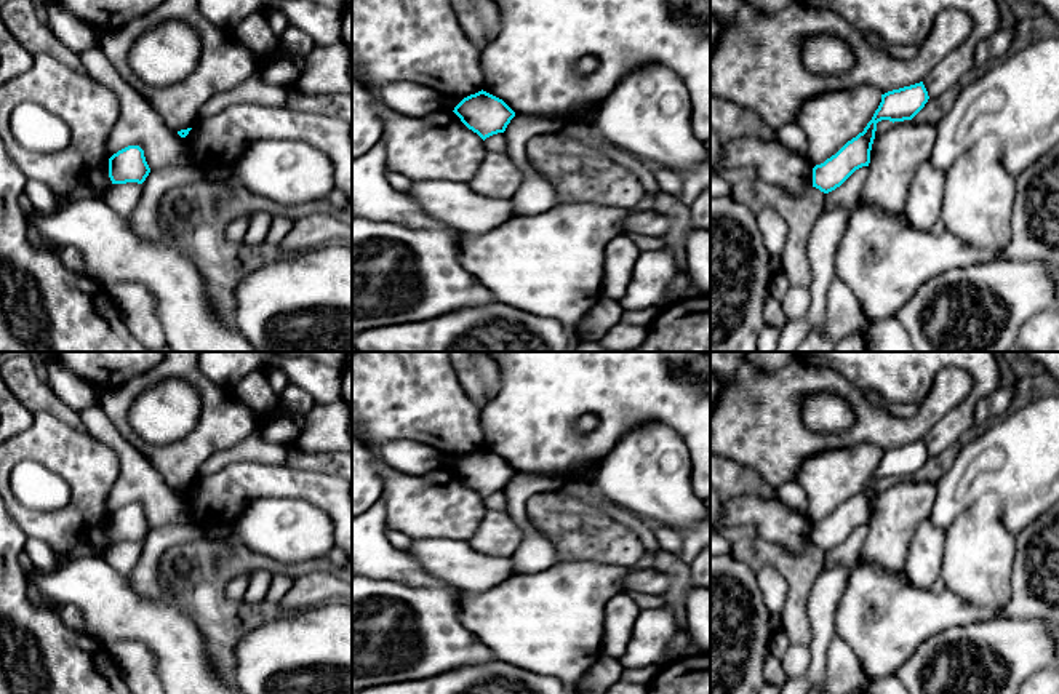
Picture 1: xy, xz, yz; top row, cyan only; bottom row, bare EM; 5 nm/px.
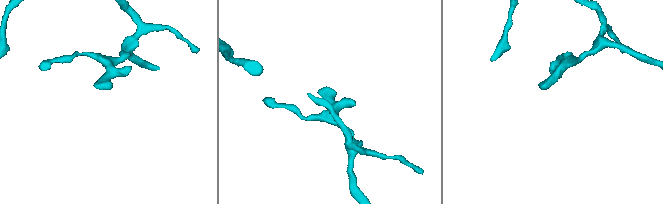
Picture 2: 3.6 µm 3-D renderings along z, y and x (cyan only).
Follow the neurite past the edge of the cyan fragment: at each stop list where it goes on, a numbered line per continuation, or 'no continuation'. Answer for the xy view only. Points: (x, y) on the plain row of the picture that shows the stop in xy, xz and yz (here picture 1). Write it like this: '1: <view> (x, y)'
no continuation

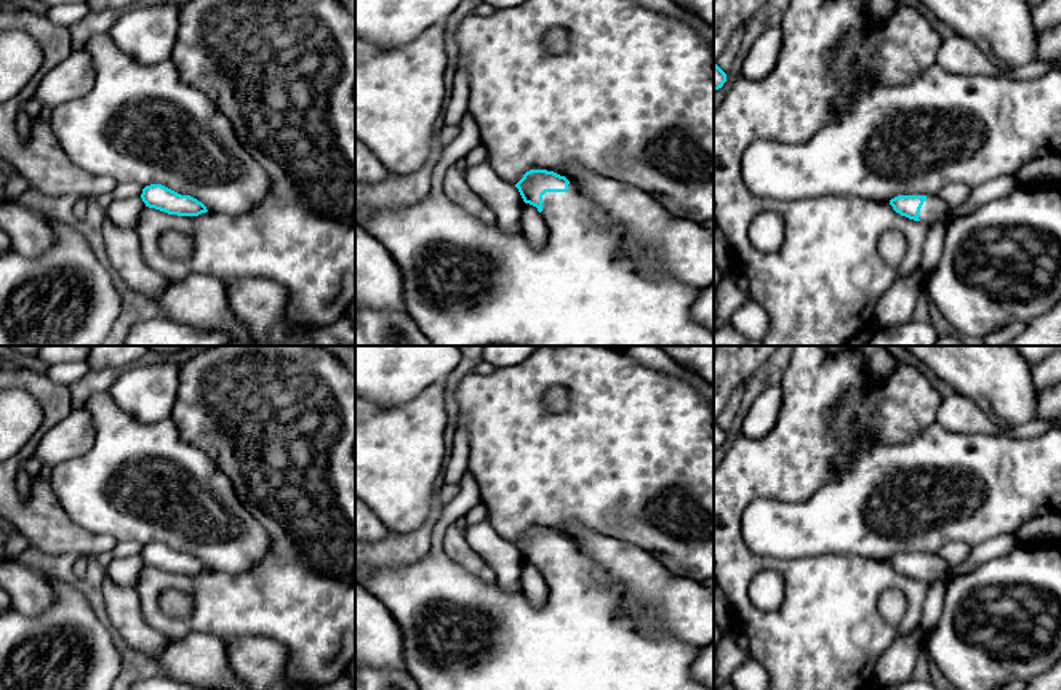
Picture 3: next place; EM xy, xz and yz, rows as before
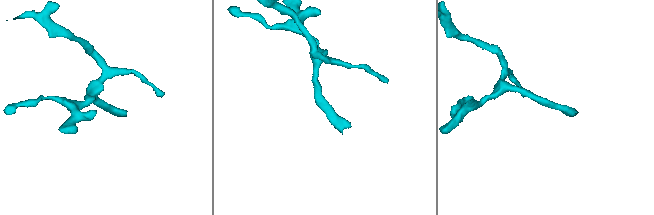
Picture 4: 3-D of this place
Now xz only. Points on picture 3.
1: xz (581, 639)

